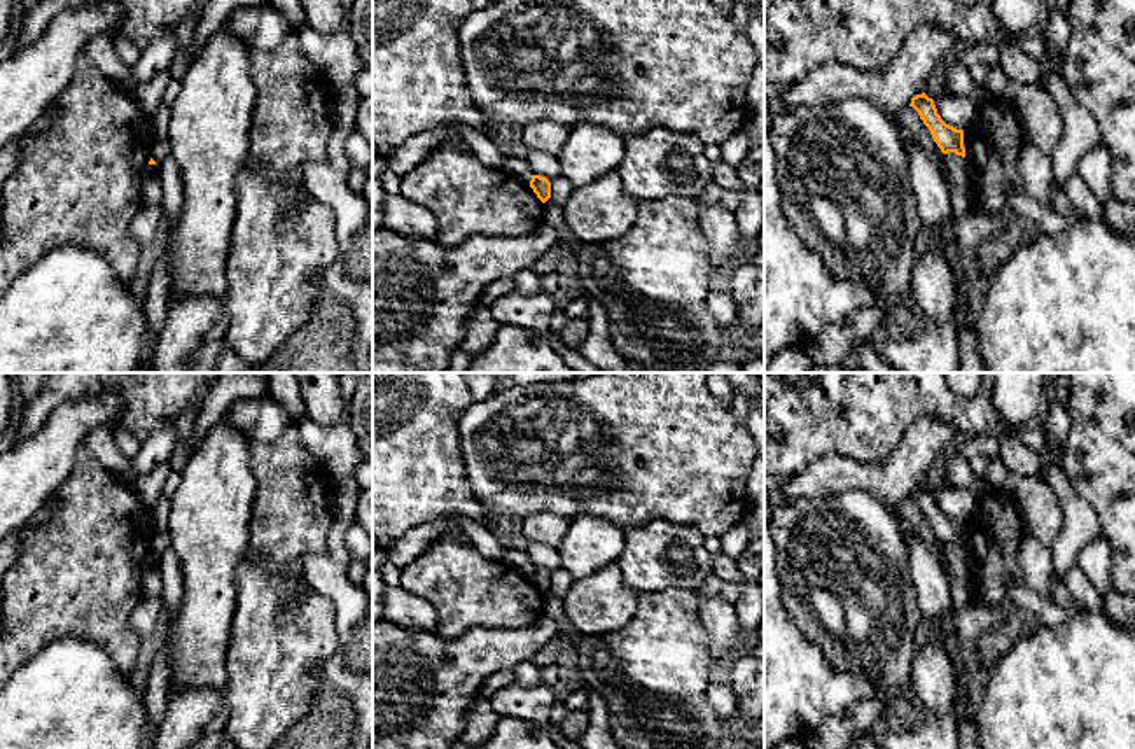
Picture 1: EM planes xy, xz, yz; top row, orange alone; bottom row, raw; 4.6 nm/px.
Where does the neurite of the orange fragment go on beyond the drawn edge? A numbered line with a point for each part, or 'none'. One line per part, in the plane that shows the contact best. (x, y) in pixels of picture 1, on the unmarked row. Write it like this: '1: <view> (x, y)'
none

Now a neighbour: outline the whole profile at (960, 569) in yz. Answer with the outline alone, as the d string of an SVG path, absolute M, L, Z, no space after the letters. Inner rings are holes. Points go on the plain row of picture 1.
M955 544L946 546L946 574L951 592L953 611L960 611L974 602L974 564L967 550Z

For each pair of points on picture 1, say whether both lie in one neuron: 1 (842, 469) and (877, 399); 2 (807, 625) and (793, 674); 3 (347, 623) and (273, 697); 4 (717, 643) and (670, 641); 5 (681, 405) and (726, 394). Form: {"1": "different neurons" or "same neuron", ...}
{"1": "different neurons", "2": "different neurons", "3": "different neurons", "4": "different neurons", "5": "different neurons"}

